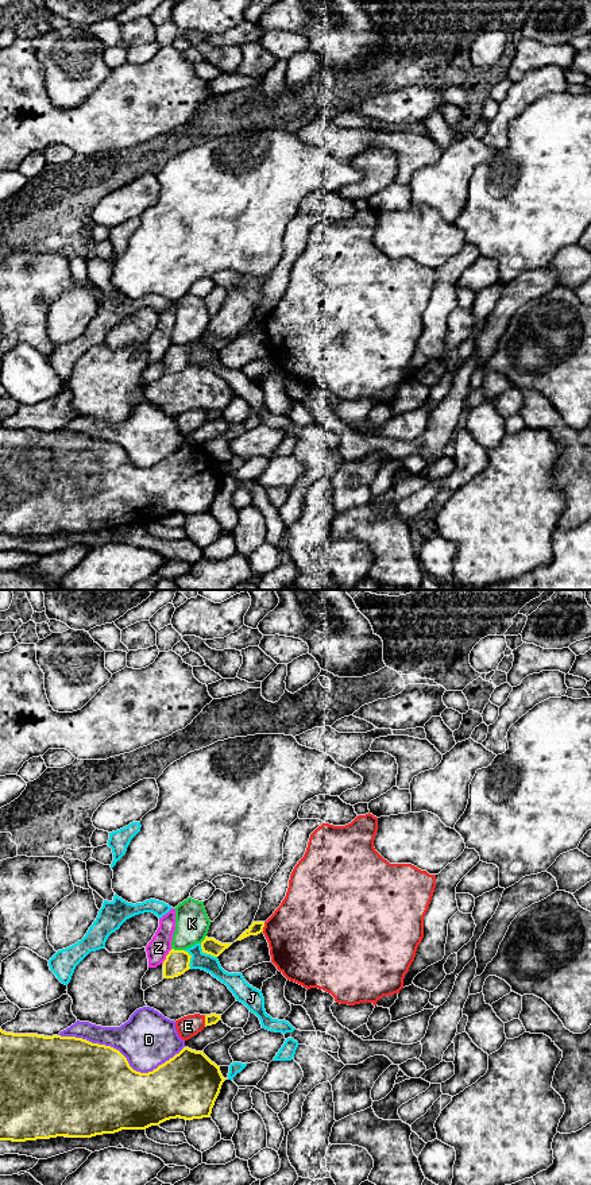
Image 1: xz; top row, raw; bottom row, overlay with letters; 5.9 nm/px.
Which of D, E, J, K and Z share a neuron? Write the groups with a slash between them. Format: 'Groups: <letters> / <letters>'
Groups: D / E / J / K / Z

